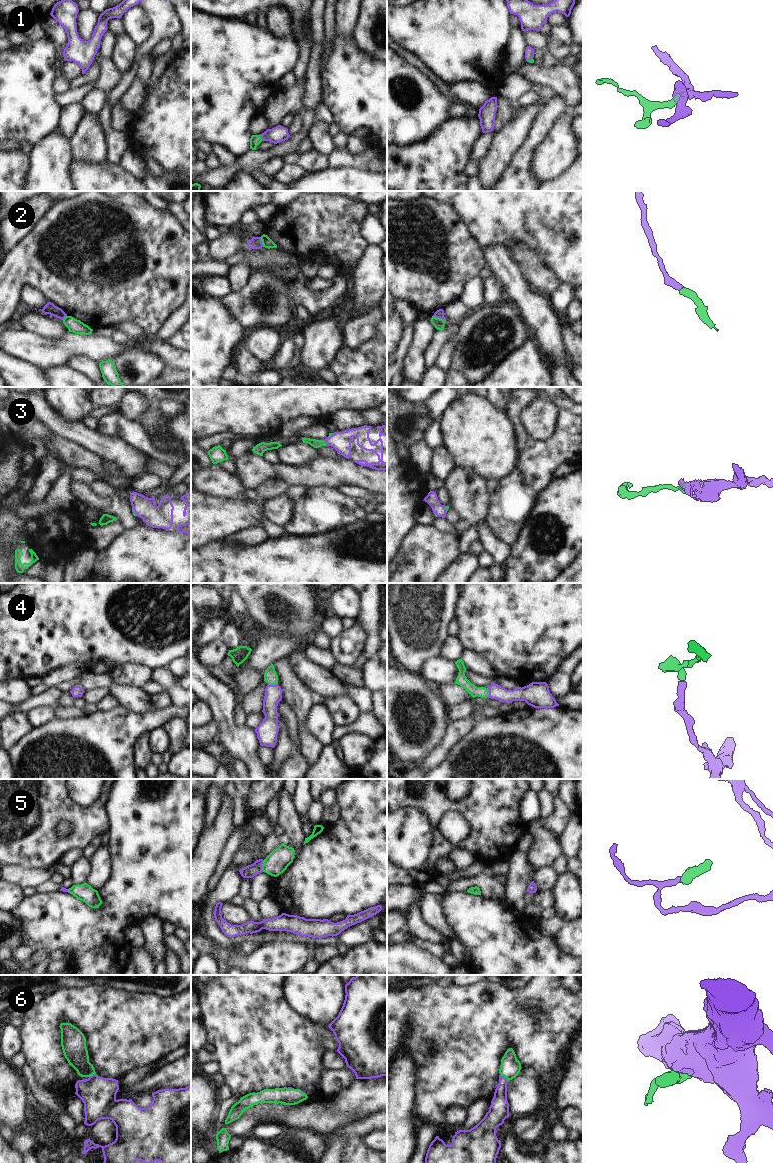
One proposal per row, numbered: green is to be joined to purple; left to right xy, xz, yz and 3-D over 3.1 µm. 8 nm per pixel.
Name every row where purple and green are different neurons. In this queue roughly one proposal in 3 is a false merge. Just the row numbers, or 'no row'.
2.

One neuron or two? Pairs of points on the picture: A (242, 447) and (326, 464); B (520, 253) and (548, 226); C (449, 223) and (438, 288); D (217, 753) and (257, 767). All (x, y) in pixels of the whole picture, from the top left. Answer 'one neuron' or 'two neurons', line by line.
A: two neurons
B: two neurons
C: one neuron
D: two neurons

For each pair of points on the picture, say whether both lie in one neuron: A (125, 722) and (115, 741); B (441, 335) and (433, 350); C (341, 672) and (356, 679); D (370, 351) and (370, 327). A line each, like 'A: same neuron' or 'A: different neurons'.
A: same neuron
B: same neuron
C: same neuron
D: different neurons

